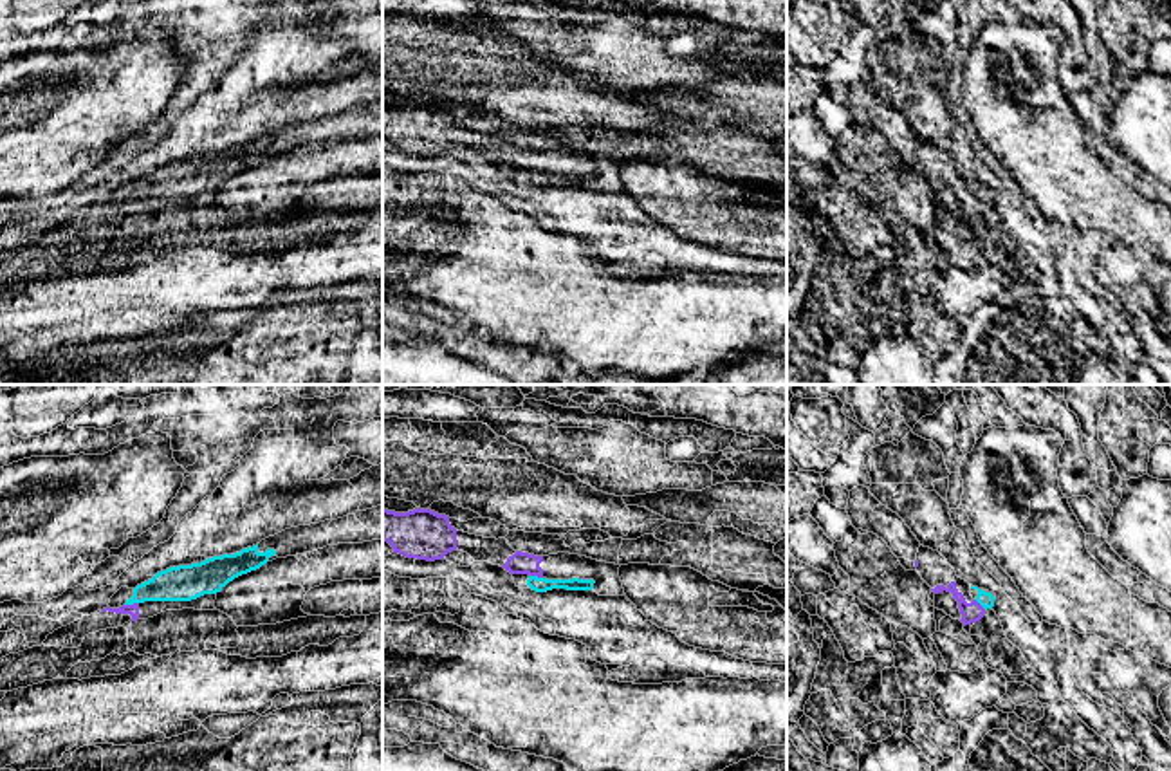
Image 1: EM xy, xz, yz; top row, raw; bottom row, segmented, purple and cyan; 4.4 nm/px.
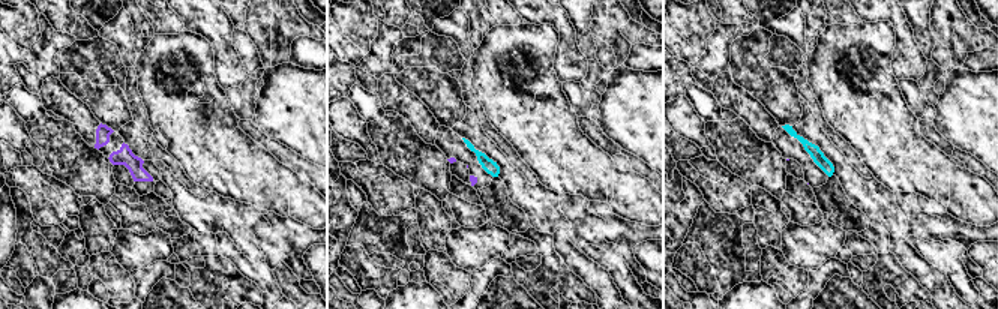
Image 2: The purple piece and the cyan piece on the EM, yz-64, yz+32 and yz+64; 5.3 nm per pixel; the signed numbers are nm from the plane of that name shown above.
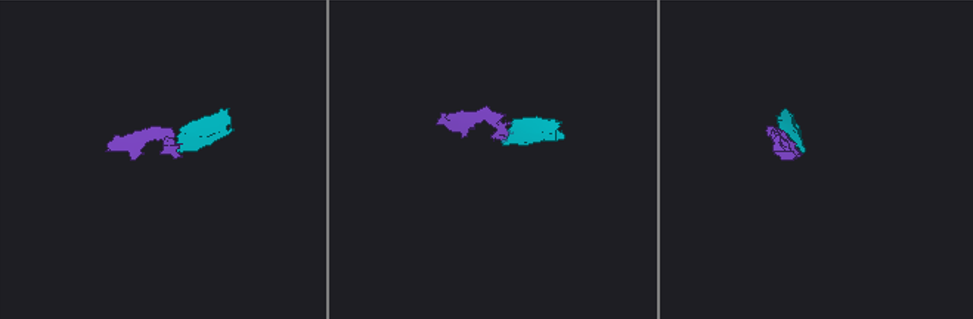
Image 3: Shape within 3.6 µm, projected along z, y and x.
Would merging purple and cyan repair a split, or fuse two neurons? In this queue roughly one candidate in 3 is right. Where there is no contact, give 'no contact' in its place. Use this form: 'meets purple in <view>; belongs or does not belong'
meets purple in xy; belongs

